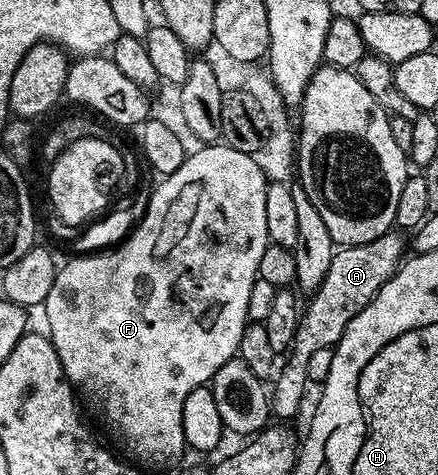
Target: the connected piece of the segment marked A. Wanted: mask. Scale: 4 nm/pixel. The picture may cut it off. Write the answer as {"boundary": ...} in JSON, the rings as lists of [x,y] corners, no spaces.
{"boundary":[[[393,229],[374,241],[366,241],[366,245],[340,247],[333,254],[330,270],[322,285],[310,296],[303,308],[296,336],[286,355],[288,360],[285,363],[283,360],[282,366],[275,372],[274,382],[271,384],[273,387],[270,387],[270,411],[277,420],[292,421],[290,419],[299,413],[300,406],[304,403],[304,394],[310,388],[310,357],[318,353],[318,349],[335,348],[346,325],[350,325],[354,316],[362,313],[362,309],[366,309],[368,302],[380,292],[382,285],[386,285],[386,281],[396,275],[396,268],[406,255],[406,239],[399,234],[403,235],[399,230]]]}

